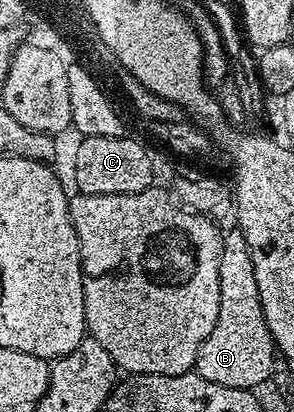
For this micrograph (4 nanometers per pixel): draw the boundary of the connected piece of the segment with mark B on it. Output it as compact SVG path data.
M237 228L223 234L223 251L219 265L219 311L213 332L201 344L197 352L194 373L213 380L213 384L225 384L225 388L251 390L253 386L272 377L271 369L277 359L277 347L271 337L265 312L261 308L261 296L257 292L257 276L253 268L253 256L245 236Z

